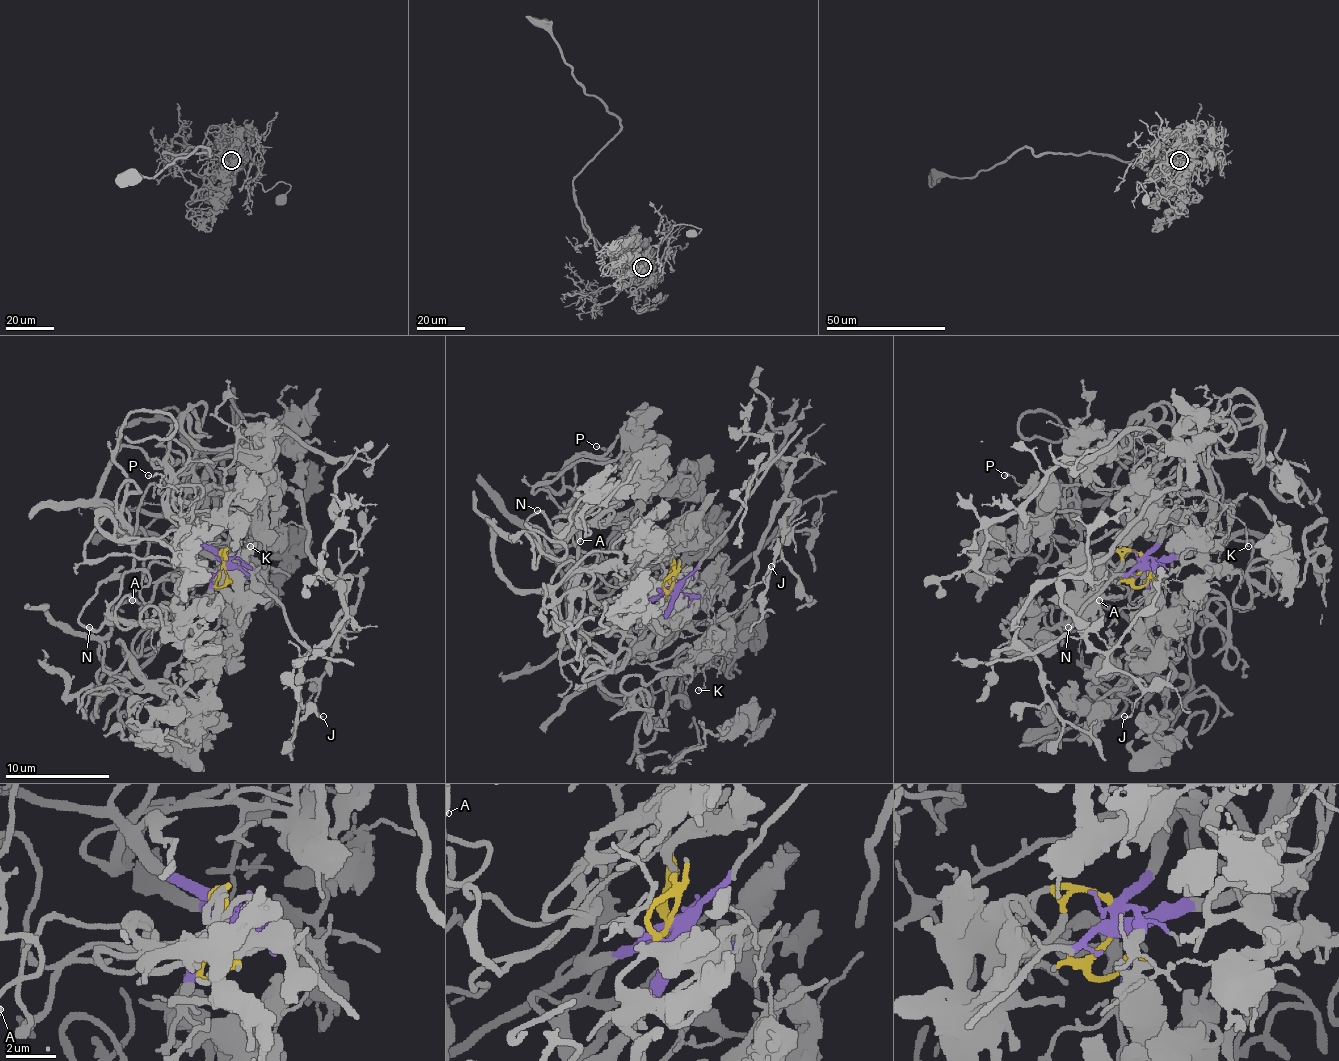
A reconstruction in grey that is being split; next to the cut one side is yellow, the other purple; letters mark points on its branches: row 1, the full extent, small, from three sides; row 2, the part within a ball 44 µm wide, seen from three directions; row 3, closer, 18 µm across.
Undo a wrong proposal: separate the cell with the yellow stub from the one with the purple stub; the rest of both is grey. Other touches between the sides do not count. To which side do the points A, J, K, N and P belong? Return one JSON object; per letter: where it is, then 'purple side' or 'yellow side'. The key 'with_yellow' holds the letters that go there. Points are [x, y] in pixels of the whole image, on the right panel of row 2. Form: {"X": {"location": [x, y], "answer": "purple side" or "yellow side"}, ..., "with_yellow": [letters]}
{"A": {"location": [1099, 600], "answer": "yellow side"}, "J": {"location": [1124, 716], "answer": "purple side"}, "K": {"location": [1248, 546], "answer": "purple side"}, "N": {"location": [1068, 627], "answer": "yellow side"}, "P": {"location": [1004, 475], "answer": "purple side"}, "with_yellow": ["A", "N"]}

